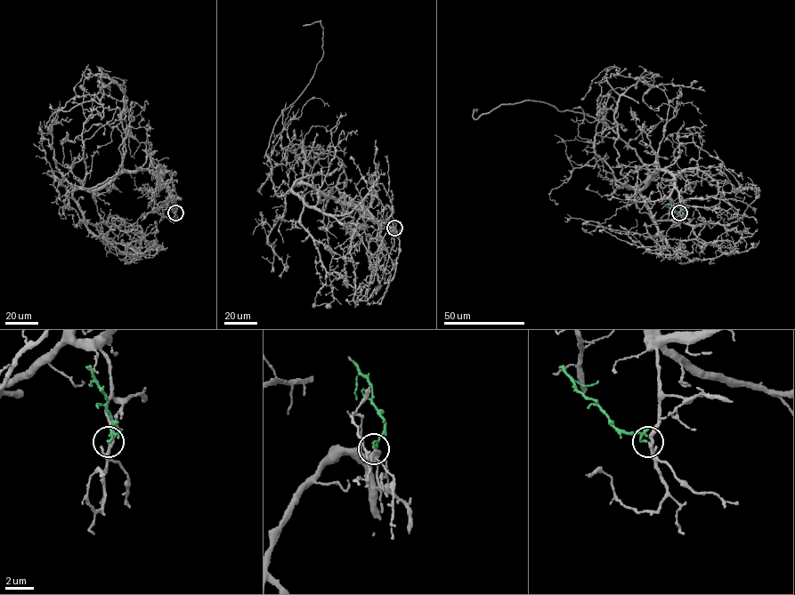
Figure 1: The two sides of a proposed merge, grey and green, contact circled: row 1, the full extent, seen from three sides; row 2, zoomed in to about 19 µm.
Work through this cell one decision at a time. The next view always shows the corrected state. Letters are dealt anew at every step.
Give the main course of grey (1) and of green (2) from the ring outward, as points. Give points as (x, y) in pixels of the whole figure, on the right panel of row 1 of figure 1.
1: (679, 213), (674, 178), (659, 170), (636, 190), (641, 158), (590, 116), (532, 100), (474, 119), (477, 108)
2: (679, 213), (669, 204)

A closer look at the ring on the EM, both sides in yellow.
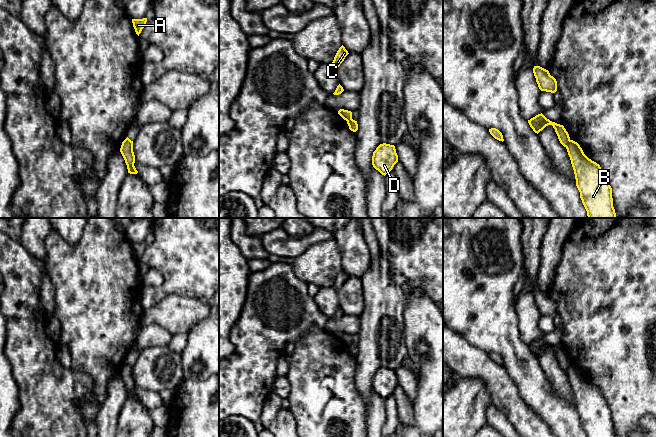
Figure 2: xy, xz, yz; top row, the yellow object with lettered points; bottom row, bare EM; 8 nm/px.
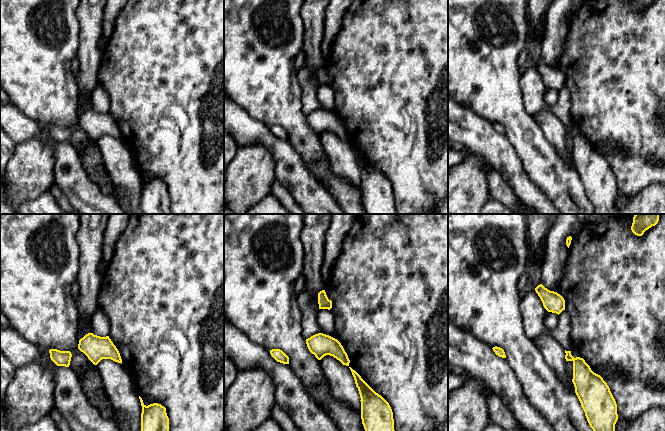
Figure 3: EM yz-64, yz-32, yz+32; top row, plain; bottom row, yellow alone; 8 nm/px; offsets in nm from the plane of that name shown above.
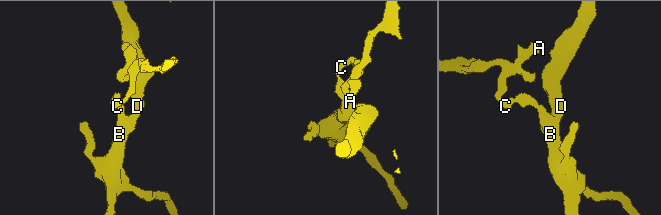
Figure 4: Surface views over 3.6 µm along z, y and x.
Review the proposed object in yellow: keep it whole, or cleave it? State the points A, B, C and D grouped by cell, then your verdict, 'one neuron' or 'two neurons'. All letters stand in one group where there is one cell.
A C / B D | two neurons

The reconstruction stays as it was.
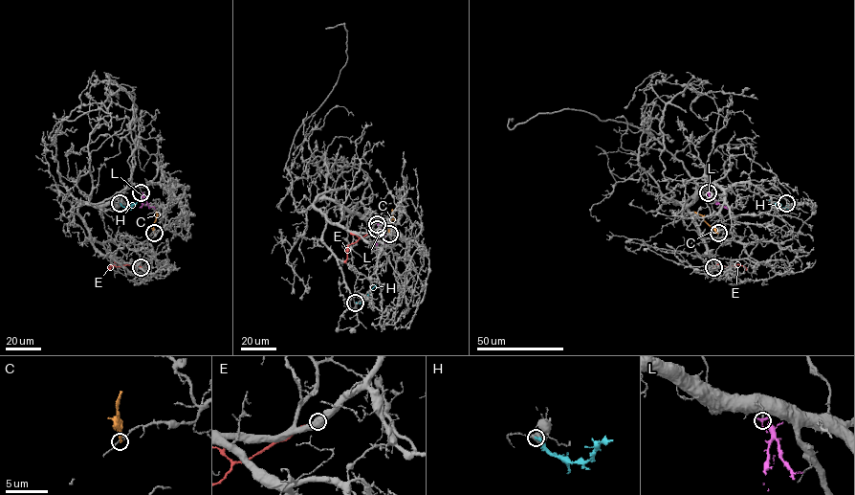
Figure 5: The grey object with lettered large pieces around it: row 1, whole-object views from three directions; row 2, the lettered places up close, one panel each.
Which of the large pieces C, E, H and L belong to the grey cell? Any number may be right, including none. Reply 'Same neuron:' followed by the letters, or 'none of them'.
Same neuron: none of them

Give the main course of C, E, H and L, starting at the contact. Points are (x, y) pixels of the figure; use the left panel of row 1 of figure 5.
C: (154, 233), (156, 211)
E: (141, 267), (134, 264), (111, 264), (109, 270)
H: (120, 203), (130, 208), (140, 200)
L: (141, 192), (148, 207), (155, 209)

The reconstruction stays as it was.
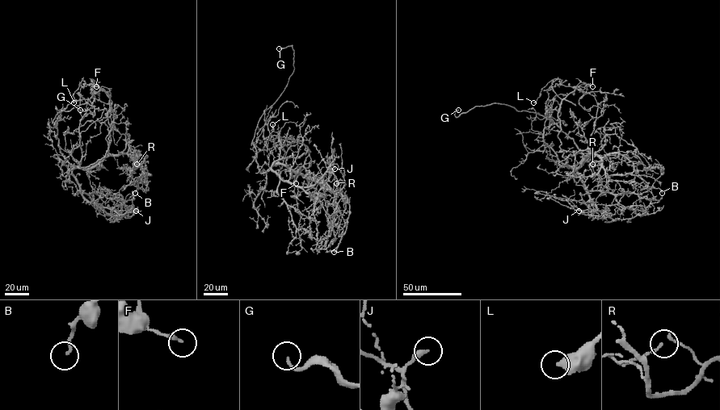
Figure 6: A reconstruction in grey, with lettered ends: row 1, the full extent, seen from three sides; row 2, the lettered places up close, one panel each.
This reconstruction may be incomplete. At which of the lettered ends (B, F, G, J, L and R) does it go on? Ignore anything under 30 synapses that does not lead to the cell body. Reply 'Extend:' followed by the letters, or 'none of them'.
Extend: G, J

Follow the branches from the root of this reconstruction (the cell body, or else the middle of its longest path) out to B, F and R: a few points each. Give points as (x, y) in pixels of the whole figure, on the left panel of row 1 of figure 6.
B: (69, 162), (77, 168), (90, 169), (108, 155), (132, 156), (141, 168), (144, 175), (150, 175), (135, 193)
F: (69, 162), (77, 168), (90, 169), (108, 152), (113, 119), (111, 94), (105, 87), (96, 86)
R: (69, 162), (77, 168), (90, 169), (108, 155), (127, 154), (136, 159), (145, 174), (142, 165), (136, 164)

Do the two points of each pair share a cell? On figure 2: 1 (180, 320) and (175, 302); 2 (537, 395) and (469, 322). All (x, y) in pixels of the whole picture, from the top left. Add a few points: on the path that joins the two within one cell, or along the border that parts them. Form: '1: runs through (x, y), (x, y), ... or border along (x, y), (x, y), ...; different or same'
1: runs through (178, 316), (175, 313), (175, 306); same
2: runs through (528, 375), (524, 368), (489, 333); same

